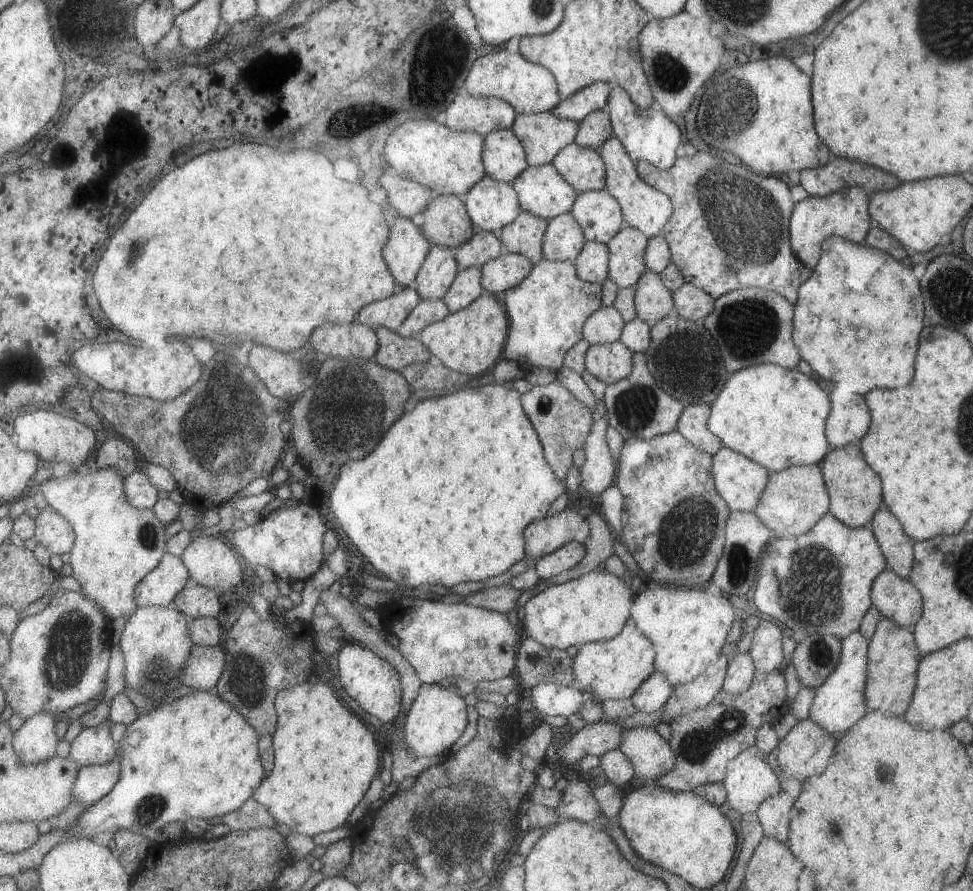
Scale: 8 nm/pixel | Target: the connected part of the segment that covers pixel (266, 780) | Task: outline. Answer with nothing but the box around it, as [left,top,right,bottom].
[251,677,379,838]

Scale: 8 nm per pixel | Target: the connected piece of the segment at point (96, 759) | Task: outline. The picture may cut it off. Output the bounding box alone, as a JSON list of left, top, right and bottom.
[69,720,115,767]

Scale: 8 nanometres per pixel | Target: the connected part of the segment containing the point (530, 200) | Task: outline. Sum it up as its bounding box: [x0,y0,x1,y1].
[510,163,577,221]

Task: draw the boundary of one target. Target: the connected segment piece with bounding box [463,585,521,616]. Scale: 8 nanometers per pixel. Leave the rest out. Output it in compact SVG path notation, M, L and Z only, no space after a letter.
M509 585L489 587L476 592L476 594L468 594L464 597L463 603L492 610L506 616L507 612L515 606L520 594L520 591L511 588Z

